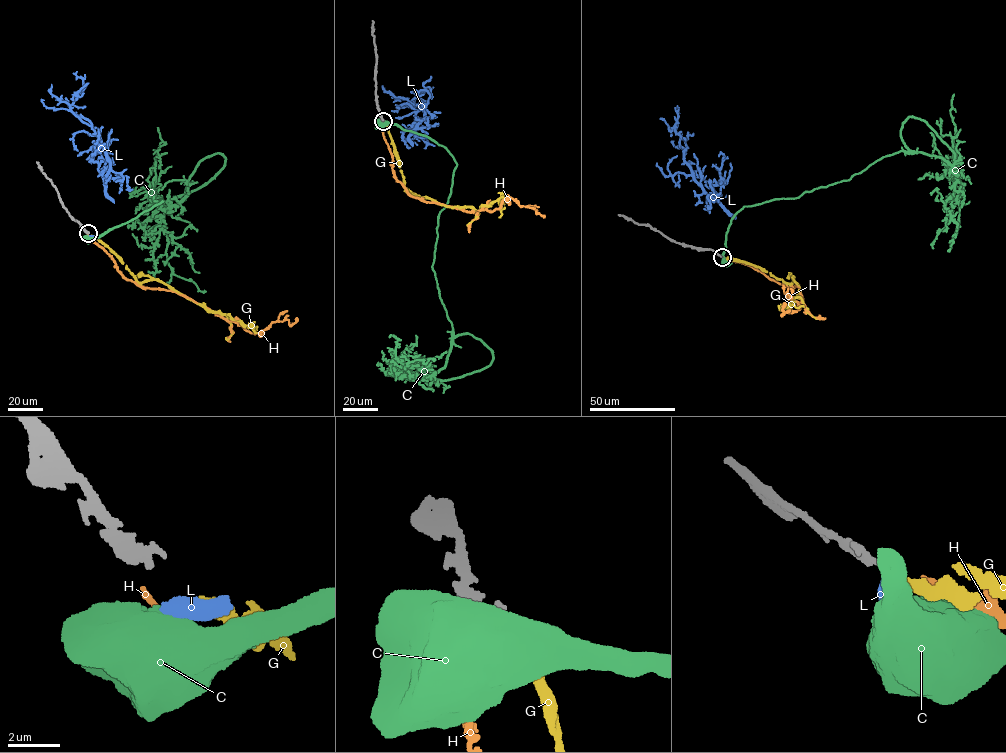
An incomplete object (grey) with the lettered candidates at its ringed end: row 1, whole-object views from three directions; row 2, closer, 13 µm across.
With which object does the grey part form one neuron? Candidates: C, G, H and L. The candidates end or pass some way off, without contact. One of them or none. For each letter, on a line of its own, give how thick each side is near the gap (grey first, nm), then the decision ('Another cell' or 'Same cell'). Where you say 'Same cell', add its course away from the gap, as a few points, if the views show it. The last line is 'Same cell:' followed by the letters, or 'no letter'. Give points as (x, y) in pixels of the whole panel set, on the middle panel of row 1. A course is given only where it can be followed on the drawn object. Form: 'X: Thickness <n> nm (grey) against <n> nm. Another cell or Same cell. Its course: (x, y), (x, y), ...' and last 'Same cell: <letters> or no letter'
C: Thickness 280 nm (grey) against 900 nm. Another cell
G: Thickness 280 nm (grey) against 220 nm. Same cell. Its course: (384, 123), (410, 194), (447, 206), (476, 210), (498, 201), (502, 209), (499, 217)
H: Thickness 280 nm (grey) against 240 nm. Another cell
L: Thickness 280 nm (grey) against 480 nm. Another cell
Same cell: G

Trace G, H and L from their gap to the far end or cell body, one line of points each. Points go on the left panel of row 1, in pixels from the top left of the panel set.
G: (90, 235), (120, 258), (138, 282), (157, 279), (210, 311), (228, 314), (245, 325), (253, 325), (254, 330)
H: (88, 234), (126, 279), (174, 290), (251, 333), (277, 321), (288, 319), (291, 325), (297, 317)
L: (89, 235), (93, 235), (112, 201), (104, 182), (110, 166), (92, 124), (71, 109), (84, 87), (77, 71)

